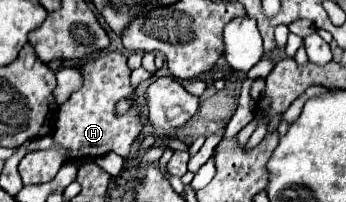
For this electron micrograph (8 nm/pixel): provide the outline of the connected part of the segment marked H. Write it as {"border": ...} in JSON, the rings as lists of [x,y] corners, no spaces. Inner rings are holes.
{"border":[[[108,52],[104,56],[92,58],[88,62],[78,64],[76,68],[82,74],[82,86],[72,92],[72,96],[58,110],[58,144],[48,150],[38,150],[36,154],[28,154],[22,158],[18,170],[22,176],[22,184],[44,184],[50,182],[60,166],[68,160],[78,158],[98,158],[108,152],[116,152],[126,158],[130,154],[130,146],[142,132],[140,110],[136,108],[136,90],[130,84],[130,68],[126,64],[128,58],[120,52]],[[128,98],[132,104],[126,114],[116,116],[116,104]]]}

